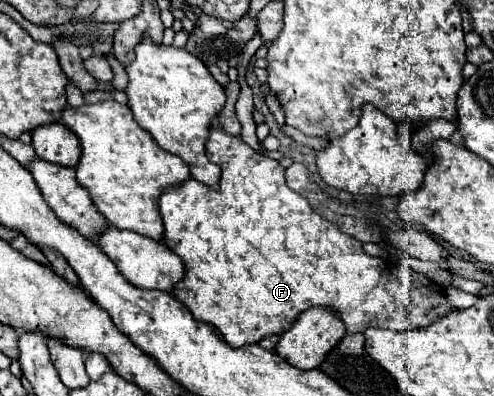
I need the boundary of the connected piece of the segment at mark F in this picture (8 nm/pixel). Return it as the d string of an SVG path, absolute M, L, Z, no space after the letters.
M211 127L209 129L209 139L205 143L205 151L207 151L207 157L211 163L219 165L221 167L221 181L219 181L219 189L213 191L209 187L203 187L203 183L197 183L195 179L187 179L185 183L177 185L177 187L167 187L161 197L159 197L159 213L163 217L163 225L165 225L165 231L163 231L163 243L183 259L183 265L185 265L185 275L181 281L175 283L173 287L173 295L185 305L189 307L189 311L193 313L193 317L197 321L205 321L205 323L211 323L219 329L219 333L223 335L223 339L231 345L231 347L243 347L243 345L249 345L253 341L259 341L263 337L269 337L269 335L279 335L283 333L291 321L305 309L311 309L311 307L331 307L335 309L343 323L347 325L347 333L363 333L367 327L383 327L383 329L391 329L391 331L405 331L405 329L411 329L411 327L425 327L429 325L431 321L435 321L437 317L443 317L445 313L453 311L455 307L451 307L443 295L443 291L439 291L437 285L430 285L432 281L425 275L417 275L413 273L409 267L403 267L403 273L399 269L395 269L393 265L393 277L391 277L391 269L387 269L387 261L381 259L381 257L371 257L367 253L363 253L363 247L361 247L361 241L357 241L355 237L347 235L341 231L339 225L323 219L317 211L313 211L313 207L309 205L309 201L291 191L285 183L285 169L281 167L279 161L271 159L271 157L265 157L261 153L257 153L255 149L251 149L241 137L235 137L235 135L229 135L227 131L219 129L219 127Z

